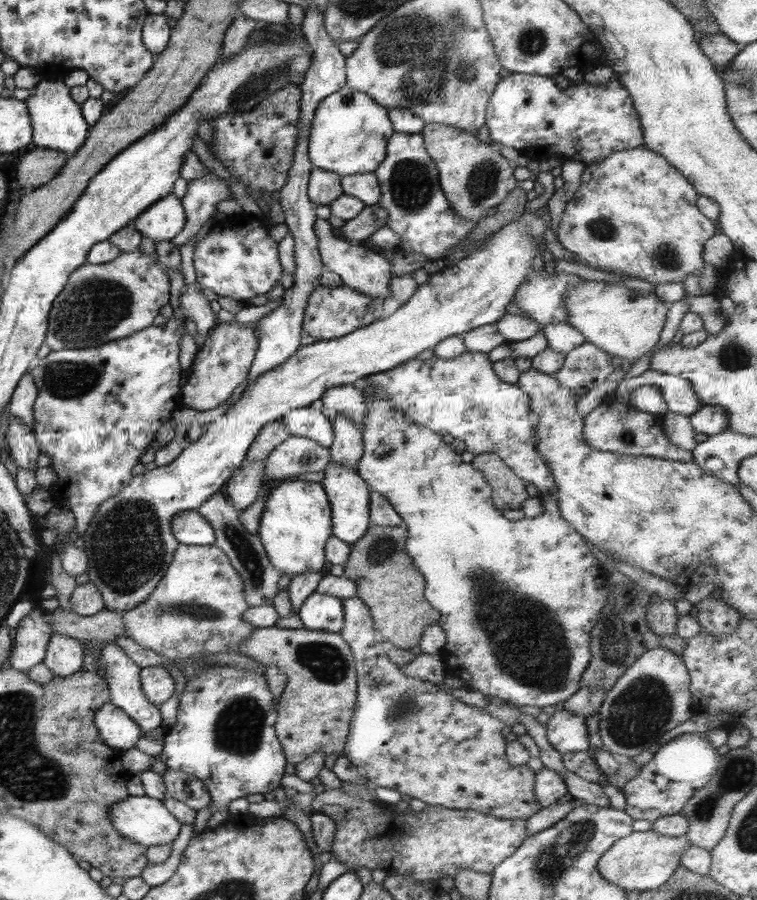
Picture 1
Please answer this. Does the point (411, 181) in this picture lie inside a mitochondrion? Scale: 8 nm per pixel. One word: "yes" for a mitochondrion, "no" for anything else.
yes

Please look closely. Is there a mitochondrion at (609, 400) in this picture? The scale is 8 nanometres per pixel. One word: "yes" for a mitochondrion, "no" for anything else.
no

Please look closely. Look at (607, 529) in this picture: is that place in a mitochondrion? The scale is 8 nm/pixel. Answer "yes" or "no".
no

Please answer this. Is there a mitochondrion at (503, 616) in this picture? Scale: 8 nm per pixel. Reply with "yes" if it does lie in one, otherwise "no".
yes

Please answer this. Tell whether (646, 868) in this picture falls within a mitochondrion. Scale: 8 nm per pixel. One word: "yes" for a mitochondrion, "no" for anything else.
no

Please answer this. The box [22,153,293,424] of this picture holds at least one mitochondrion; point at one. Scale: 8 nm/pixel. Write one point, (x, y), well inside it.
(95, 306)

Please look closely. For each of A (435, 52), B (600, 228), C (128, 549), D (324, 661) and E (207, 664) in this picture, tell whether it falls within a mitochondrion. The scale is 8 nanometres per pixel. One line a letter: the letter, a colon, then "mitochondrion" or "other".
A: mitochondrion
B: mitochondrion
C: mitochondrion
D: mitochondrion
E: other

